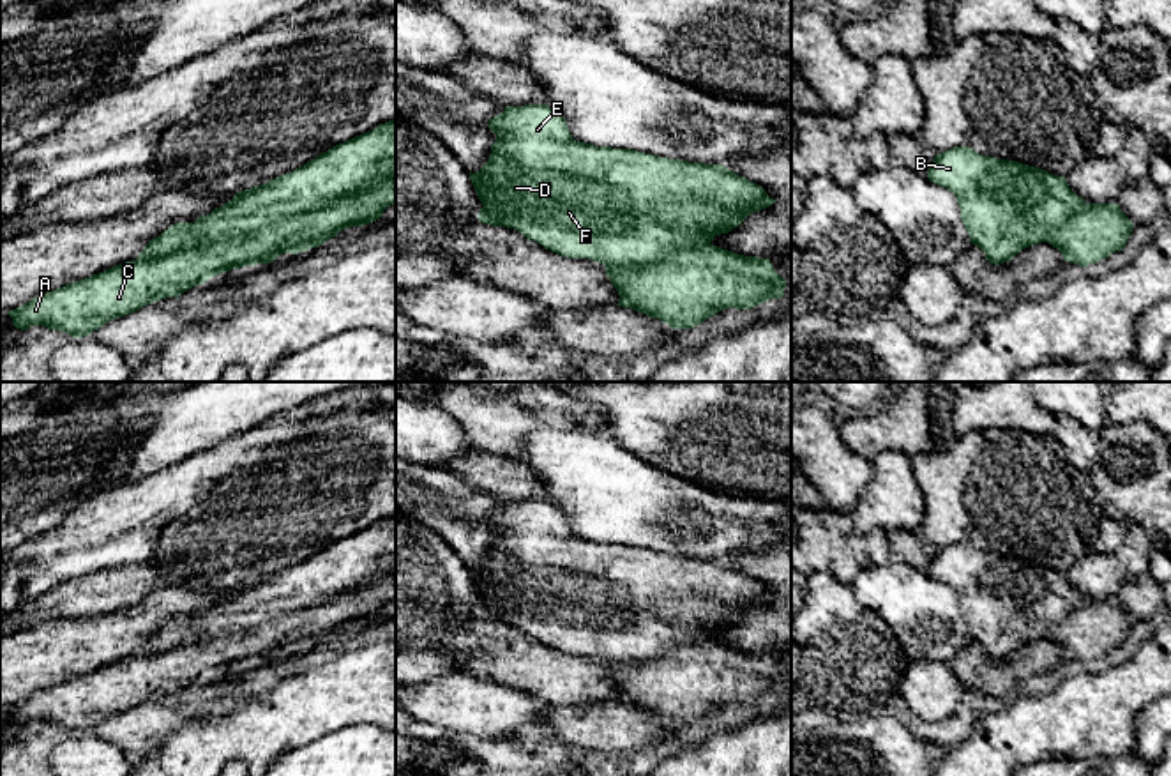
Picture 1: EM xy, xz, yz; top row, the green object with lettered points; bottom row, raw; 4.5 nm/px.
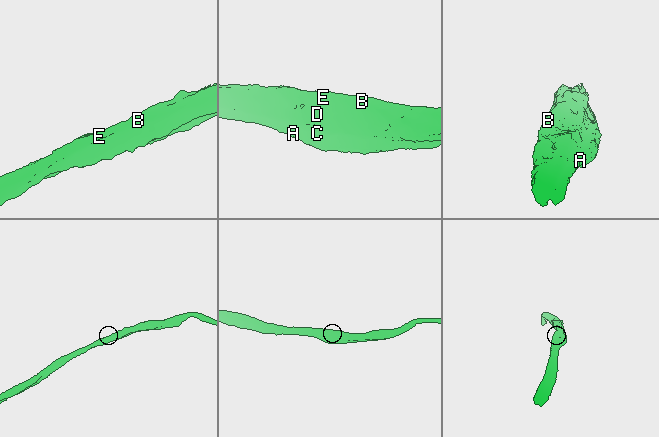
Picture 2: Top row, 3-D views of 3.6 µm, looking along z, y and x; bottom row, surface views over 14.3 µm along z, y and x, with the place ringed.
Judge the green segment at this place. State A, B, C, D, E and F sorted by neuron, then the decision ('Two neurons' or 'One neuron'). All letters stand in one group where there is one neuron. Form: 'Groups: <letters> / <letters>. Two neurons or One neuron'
Groups: A C / B D E F. Two neurons

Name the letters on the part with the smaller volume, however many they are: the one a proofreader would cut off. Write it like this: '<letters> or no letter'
A, C

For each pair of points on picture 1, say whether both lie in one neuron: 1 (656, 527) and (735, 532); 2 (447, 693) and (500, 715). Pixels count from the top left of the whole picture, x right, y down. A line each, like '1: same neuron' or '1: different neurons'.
1: same neuron
2: same neuron

